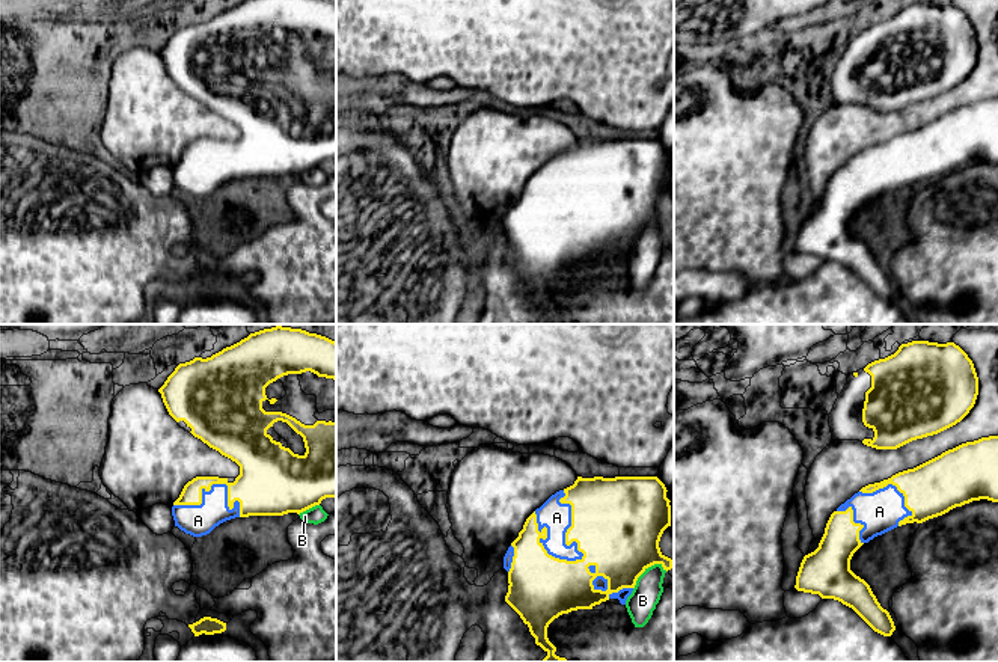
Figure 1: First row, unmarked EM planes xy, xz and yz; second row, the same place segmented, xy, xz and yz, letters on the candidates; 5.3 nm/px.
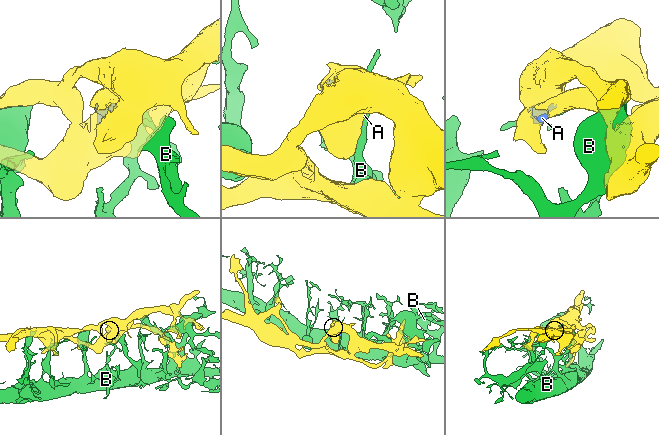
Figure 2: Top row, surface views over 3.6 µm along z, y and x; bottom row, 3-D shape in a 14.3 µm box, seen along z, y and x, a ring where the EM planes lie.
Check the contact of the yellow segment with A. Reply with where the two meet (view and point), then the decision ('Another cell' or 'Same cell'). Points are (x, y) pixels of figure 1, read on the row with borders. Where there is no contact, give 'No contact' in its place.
Touches yellow at xz (567, 530). Same cell

